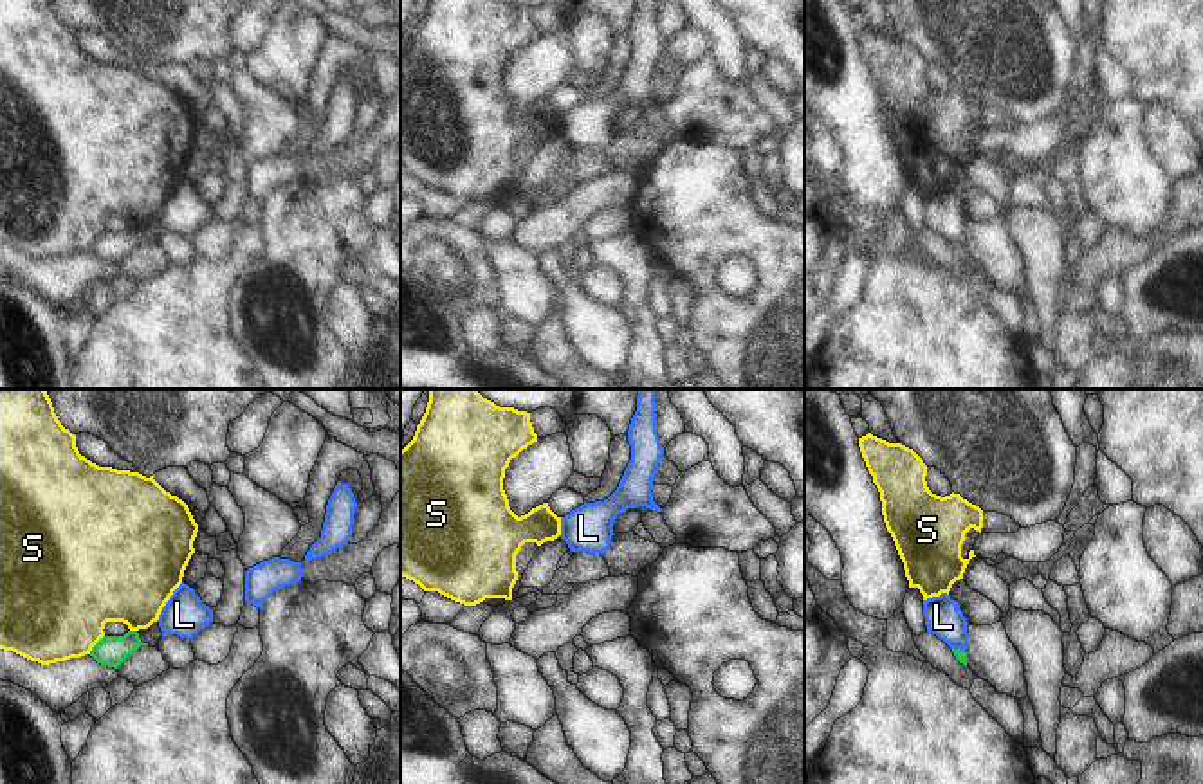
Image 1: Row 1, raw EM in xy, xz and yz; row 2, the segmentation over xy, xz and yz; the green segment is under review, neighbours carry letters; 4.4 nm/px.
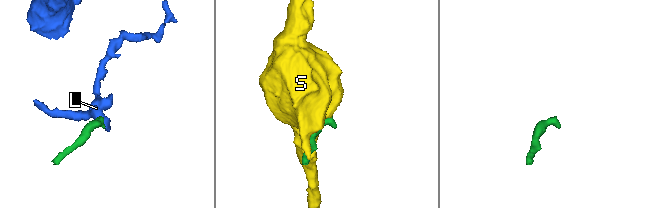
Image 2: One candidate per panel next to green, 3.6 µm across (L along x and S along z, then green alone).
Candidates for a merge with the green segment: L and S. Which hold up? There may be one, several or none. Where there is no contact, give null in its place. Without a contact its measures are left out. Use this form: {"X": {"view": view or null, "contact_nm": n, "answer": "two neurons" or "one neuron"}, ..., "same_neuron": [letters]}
{"L": {"view": "yz", "contact_nm": 60, "answer": "two neurons"}, "S": {"view": "xy", "contact_nm": 110, "answer": "two neurons"}, "same_neuron": []}

